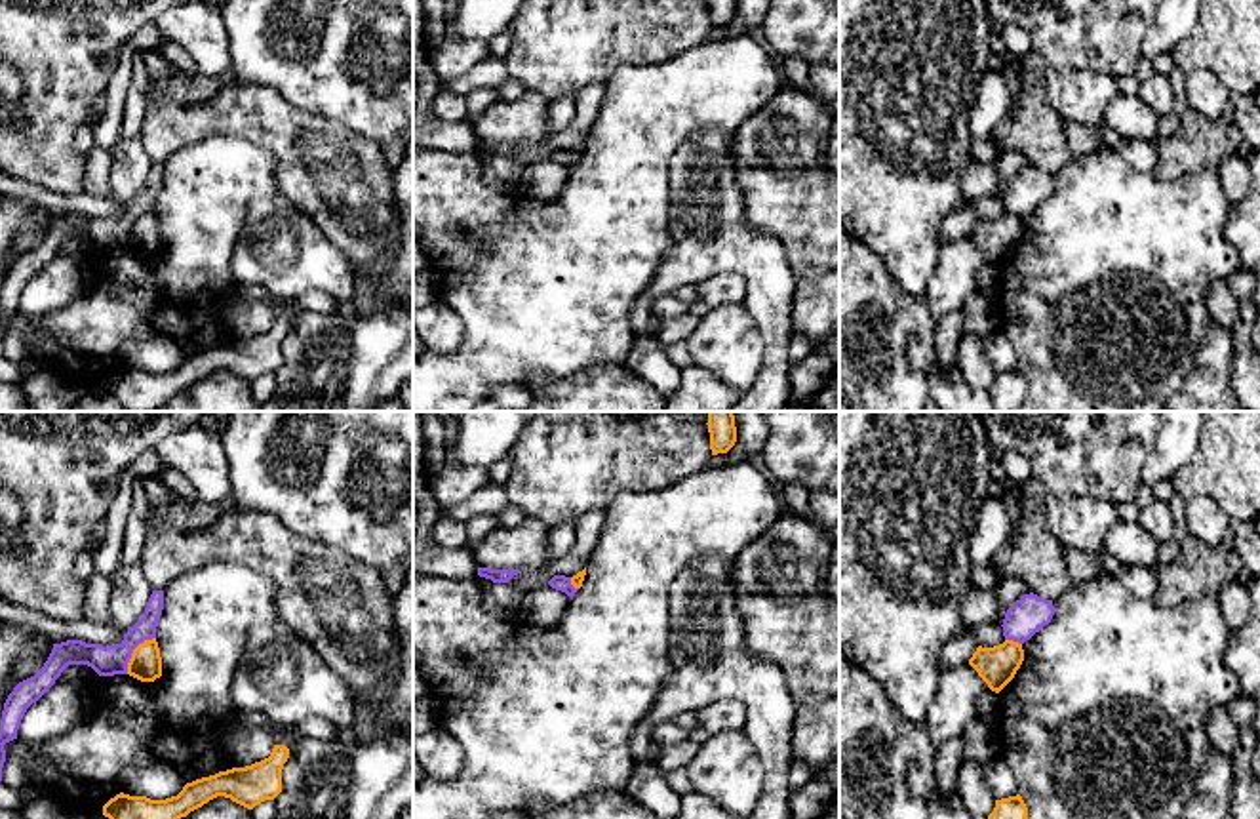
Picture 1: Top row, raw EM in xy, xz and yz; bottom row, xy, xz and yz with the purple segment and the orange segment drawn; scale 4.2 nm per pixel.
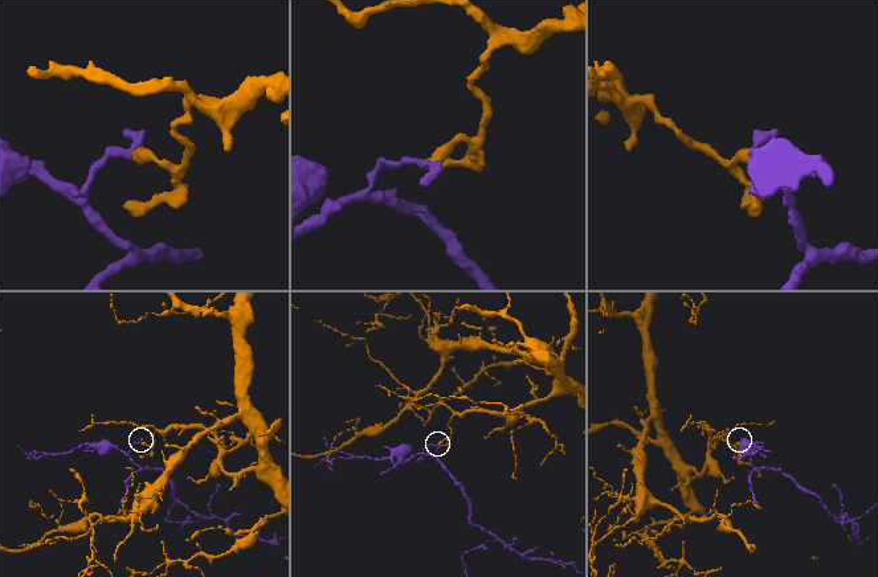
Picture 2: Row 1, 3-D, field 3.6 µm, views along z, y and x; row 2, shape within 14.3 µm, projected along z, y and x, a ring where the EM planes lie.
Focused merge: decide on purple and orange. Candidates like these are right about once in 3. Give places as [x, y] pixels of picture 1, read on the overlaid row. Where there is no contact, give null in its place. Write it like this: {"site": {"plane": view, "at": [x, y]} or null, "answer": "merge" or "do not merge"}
{"site": {"plane": "xy", "at": [132, 652]}, "answer": "do not merge"}

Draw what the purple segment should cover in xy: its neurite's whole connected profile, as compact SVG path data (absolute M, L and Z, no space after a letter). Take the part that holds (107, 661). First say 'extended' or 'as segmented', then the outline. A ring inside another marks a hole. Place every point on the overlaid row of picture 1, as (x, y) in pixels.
as segmented | M152 590L143 617L124 634L116 646L86 644L67 640L53 644L44 667L30 678L19 682L8 695L0 720L0 781L6 762L4 745L17 739L17 729L27 709L36 703L61 676L69 665L88 665L99 676L128 674L133 649L145 640L156 638L156 627L164 609L164 590Z

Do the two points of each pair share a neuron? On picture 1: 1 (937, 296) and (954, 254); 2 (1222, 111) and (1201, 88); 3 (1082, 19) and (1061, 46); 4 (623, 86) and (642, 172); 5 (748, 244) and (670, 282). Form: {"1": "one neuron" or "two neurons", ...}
{"1": "one neuron", "2": "one neuron", "3": "one neuron", "4": "one neuron", "5": "one neuron"}

